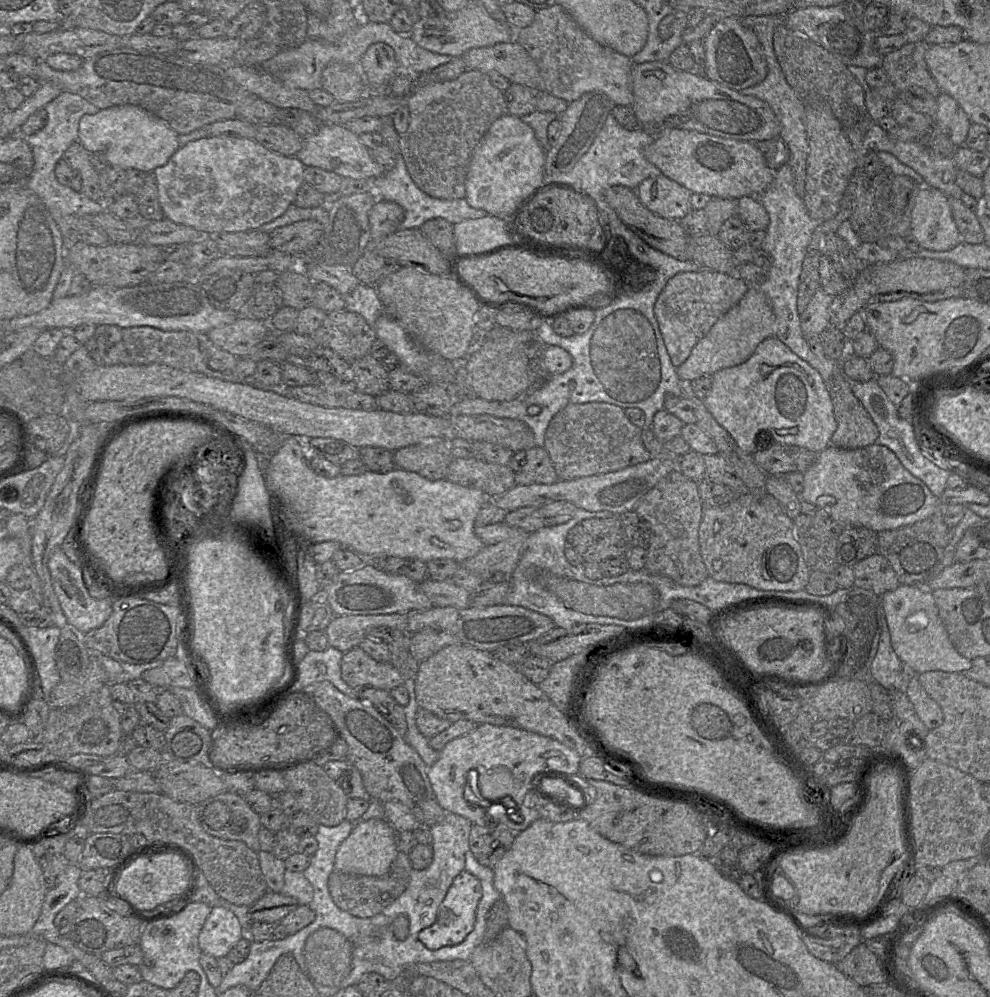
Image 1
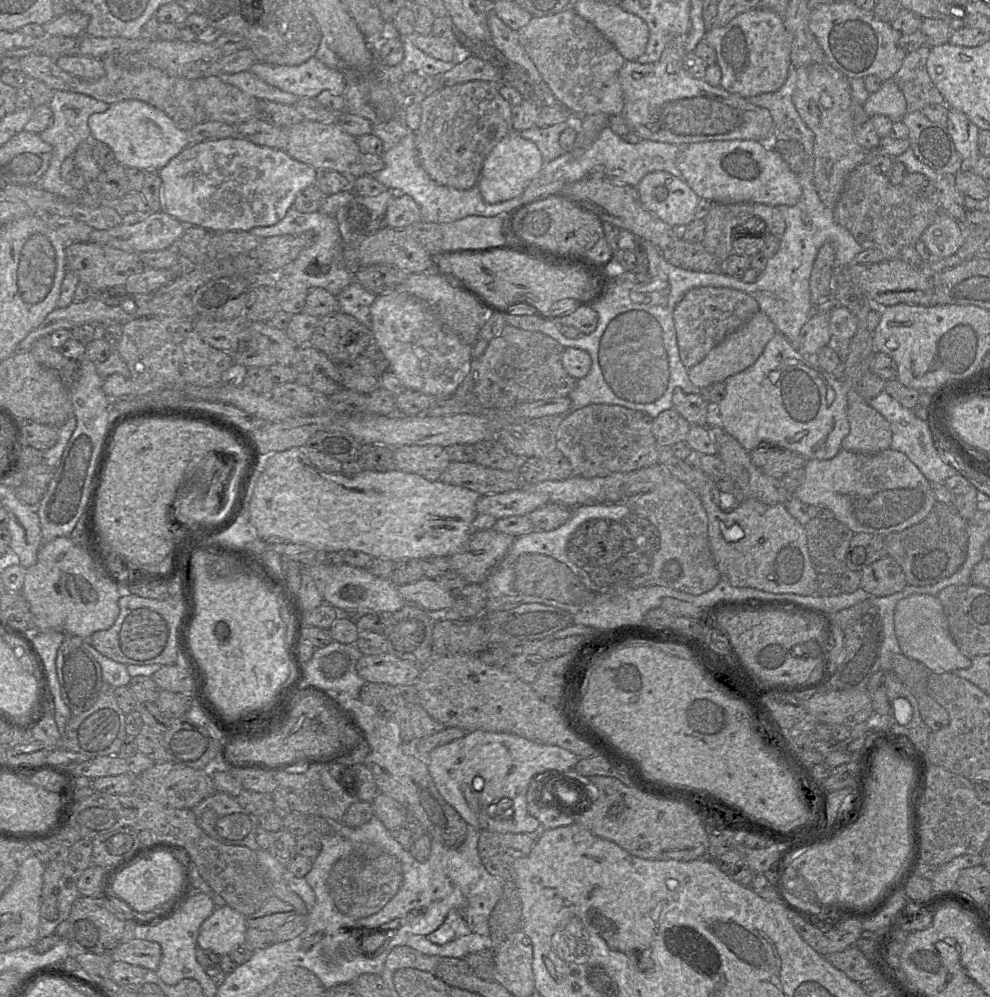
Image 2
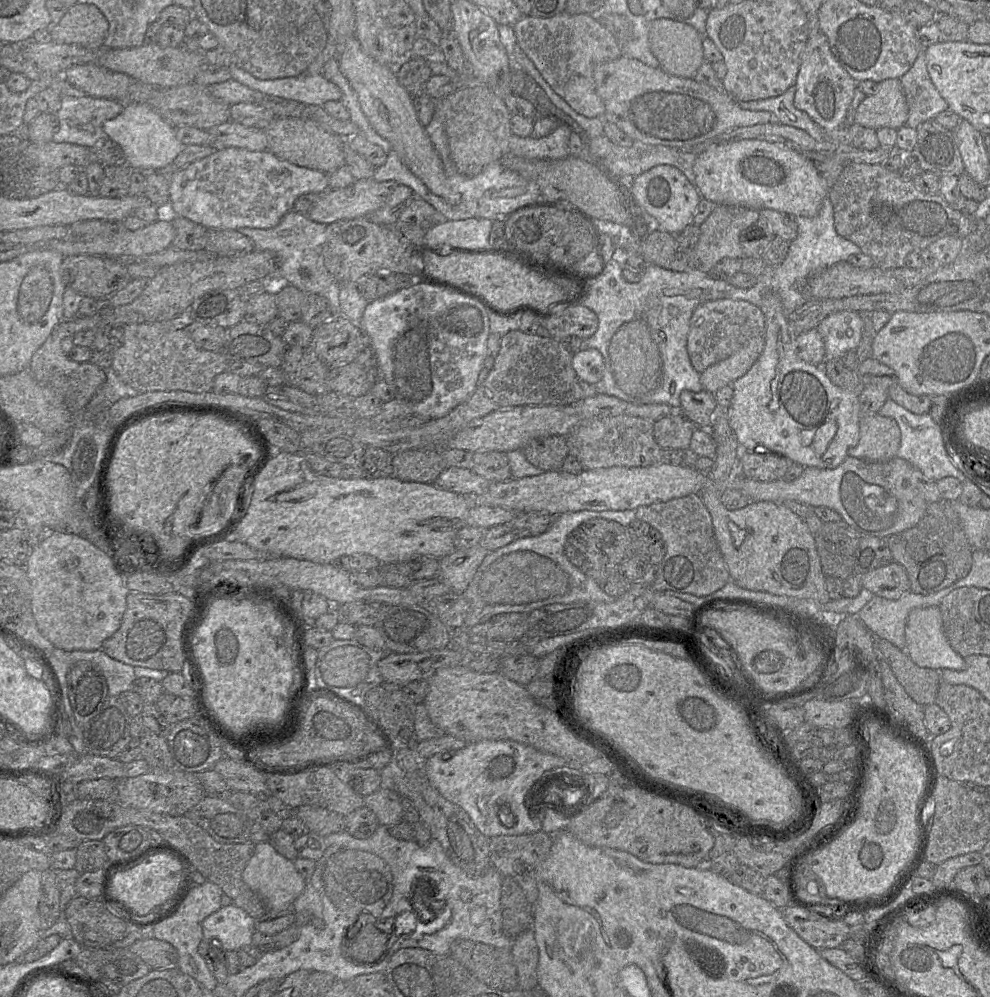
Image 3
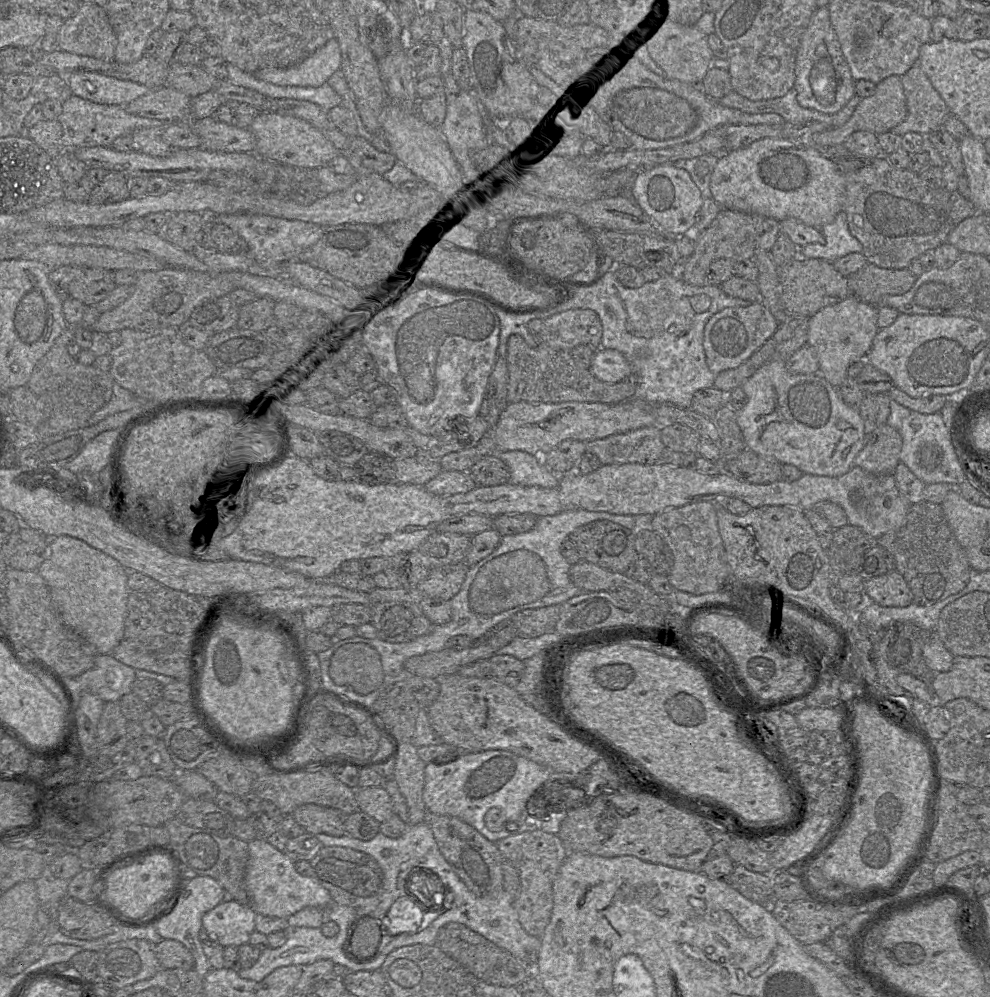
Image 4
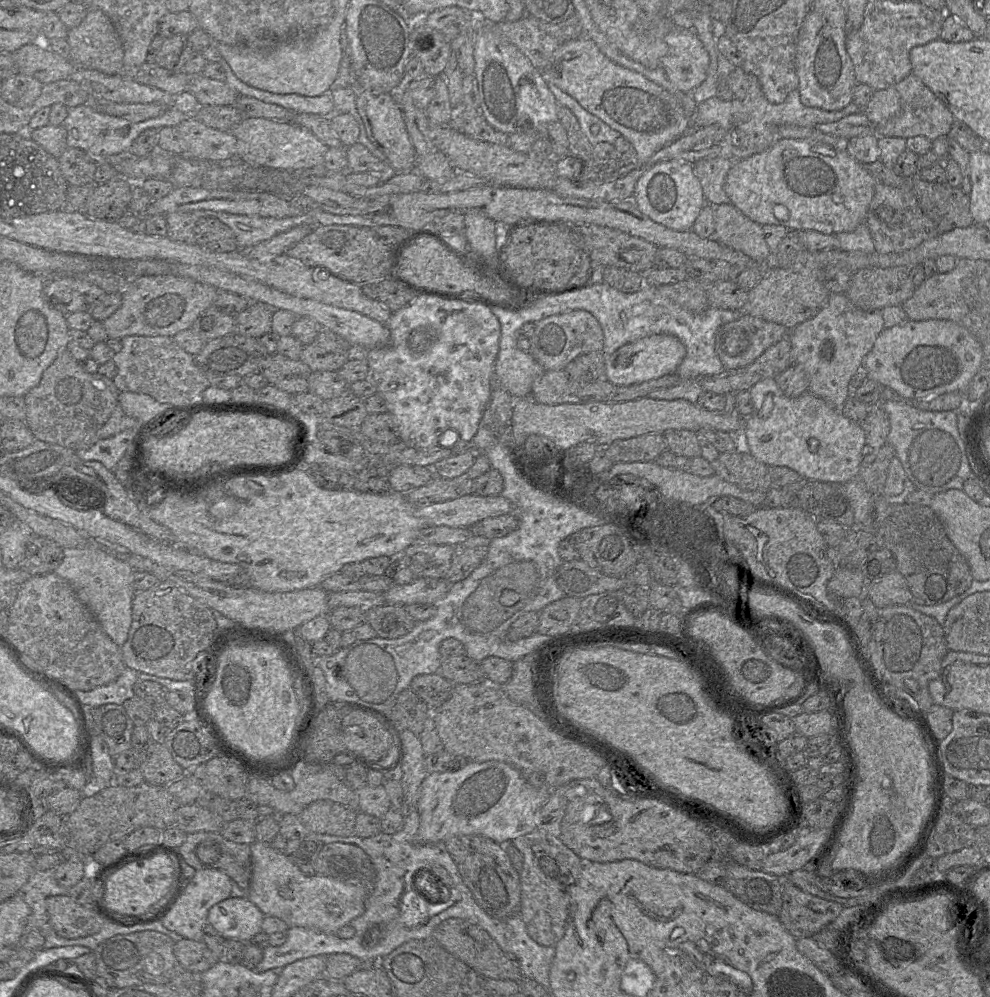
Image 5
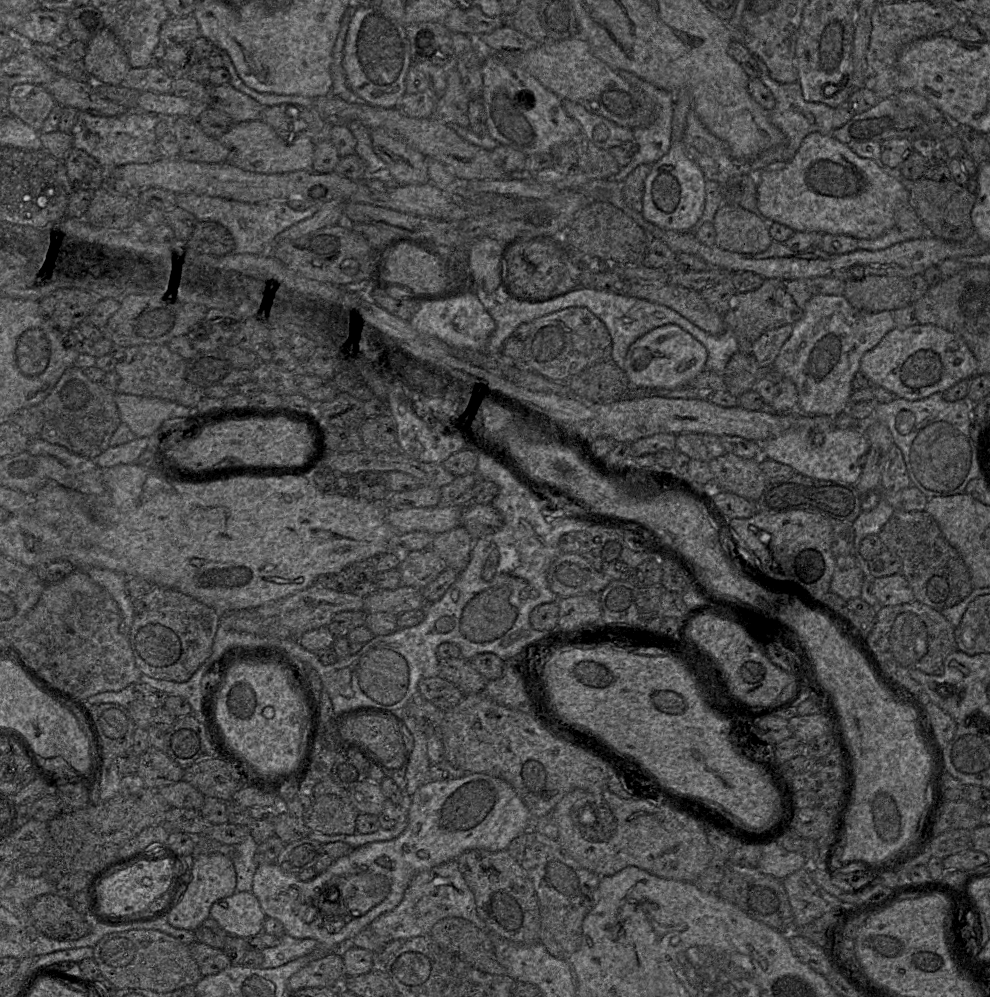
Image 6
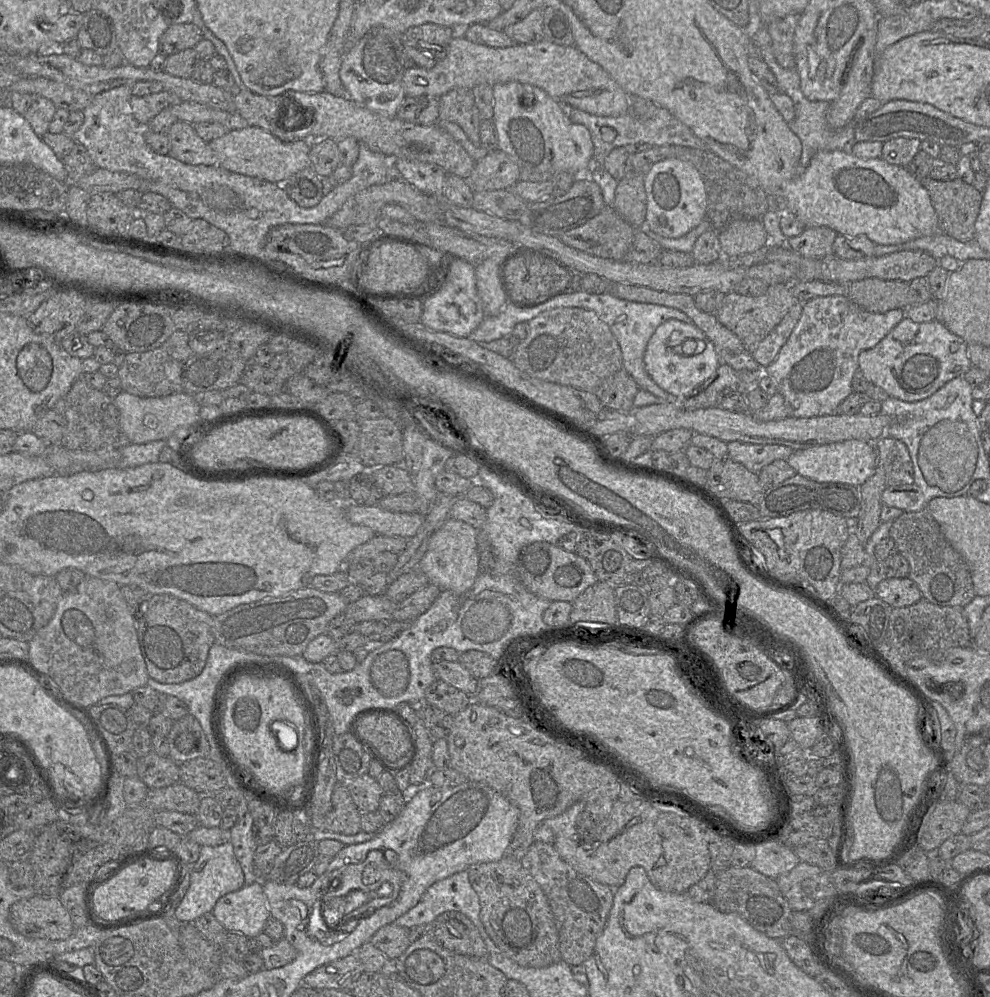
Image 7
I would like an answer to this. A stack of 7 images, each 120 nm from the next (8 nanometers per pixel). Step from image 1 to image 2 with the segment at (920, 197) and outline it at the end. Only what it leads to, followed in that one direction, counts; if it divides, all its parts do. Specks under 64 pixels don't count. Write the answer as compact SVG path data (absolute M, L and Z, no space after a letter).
M941 211L925 229L922 241L933 256L947 258L955 254L964 242L965 233L948 213Z

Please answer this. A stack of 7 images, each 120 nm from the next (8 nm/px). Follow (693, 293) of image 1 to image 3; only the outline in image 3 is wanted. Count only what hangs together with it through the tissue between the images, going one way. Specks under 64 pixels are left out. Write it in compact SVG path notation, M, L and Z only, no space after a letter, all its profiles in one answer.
M720 299L698 306L690 319L687 352L692 366L702 373L712 364L734 354L750 339L764 336L765 316L760 307L742 300Z

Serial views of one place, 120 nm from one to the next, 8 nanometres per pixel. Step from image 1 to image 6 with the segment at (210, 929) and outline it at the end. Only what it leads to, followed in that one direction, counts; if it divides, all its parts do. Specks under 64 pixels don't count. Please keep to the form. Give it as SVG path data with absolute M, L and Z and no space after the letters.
M235 892L216 901L210 910L210 917L229 936L250 939L262 935L266 915L257 897L250 892Z

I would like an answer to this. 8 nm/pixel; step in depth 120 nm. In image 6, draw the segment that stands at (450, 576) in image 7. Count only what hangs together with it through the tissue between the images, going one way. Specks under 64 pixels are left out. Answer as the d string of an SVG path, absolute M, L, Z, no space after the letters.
M459 525L434 535L429 548L445 561L447 568L462 572L470 561L474 541L465 527Z

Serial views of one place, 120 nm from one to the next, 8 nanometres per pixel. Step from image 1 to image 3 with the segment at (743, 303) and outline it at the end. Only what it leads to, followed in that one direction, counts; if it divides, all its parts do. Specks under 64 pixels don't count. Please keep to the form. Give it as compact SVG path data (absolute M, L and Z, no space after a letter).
M764 336L752 338L728 358L706 368L700 373L703 390L714 393L743 376L759 358L764 345Z

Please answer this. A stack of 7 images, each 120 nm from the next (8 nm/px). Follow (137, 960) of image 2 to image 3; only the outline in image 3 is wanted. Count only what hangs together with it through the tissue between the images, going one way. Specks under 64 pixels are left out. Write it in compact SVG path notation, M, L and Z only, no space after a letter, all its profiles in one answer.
M148 935L135 941L129 949L151 969L177 967L178 953L173 945Z

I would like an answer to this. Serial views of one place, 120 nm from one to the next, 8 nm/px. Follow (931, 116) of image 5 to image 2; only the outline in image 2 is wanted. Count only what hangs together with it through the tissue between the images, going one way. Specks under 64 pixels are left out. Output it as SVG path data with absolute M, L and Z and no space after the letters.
M924 45L909 52L892 78L905 97L908 112L921 111L931 104L945 104L927 71L931 48Z

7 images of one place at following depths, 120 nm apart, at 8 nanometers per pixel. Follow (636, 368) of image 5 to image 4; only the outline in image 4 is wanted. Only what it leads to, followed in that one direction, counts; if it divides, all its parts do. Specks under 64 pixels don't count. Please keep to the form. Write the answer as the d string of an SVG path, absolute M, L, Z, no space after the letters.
M596 349L589 371L600 381L607 383L617 383L632 377L630 362L614 349Z

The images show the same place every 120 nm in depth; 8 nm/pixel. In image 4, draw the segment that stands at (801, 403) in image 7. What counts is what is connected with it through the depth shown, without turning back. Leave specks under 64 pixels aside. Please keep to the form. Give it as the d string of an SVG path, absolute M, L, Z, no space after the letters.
M851 295L809 317L807 344L818 353L818 373L835 388L848 376L847 368L851 363L866 359L873 338L879 330L877 317L877 306L864 303Z

